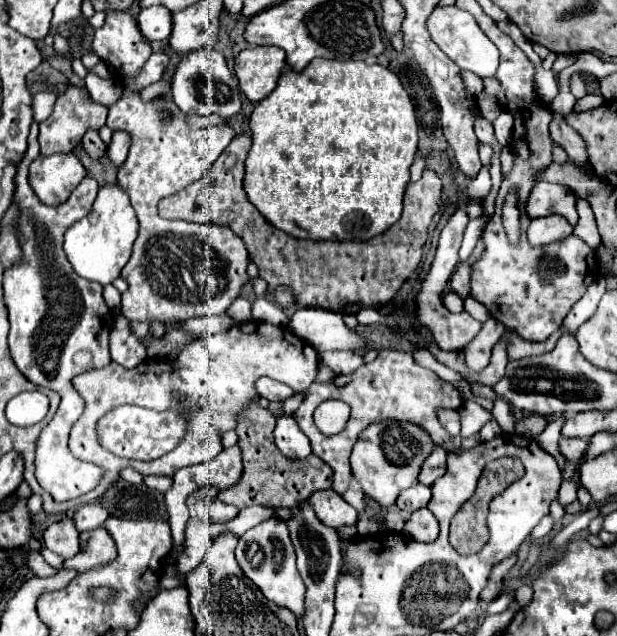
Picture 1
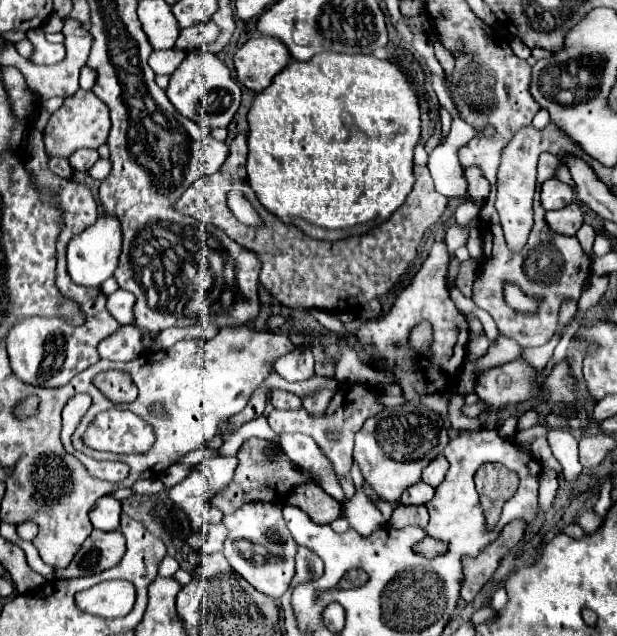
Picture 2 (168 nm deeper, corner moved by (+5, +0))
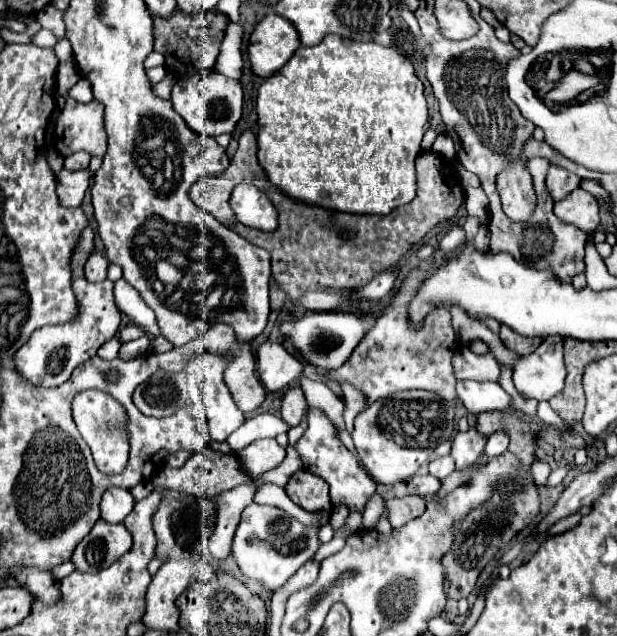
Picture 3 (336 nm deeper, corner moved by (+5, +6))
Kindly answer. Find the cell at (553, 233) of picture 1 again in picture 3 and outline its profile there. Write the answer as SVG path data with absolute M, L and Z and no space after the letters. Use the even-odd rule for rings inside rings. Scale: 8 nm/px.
M582 188L570 192L564 200L556 202L554 214L562 222L572 224L584 232L592 232L600 222L598 200L590 192L584 192Z

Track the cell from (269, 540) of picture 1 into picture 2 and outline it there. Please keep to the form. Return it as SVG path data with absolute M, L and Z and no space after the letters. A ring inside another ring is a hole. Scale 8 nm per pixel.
M250 502L246 506L240 506L234 514L226 516L224 524L228 528L224 556L230 566L258 592L270 598L280 598L288 590L294 576L294 556L298 548L282 518L282 504Z

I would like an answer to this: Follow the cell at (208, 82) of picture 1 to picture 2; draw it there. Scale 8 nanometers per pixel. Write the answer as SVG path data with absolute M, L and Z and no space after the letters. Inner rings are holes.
M210 52L188 54L178 70L170 76L166 94L182 116L206 128L226 128L240 106L240 84L232 78L230 70Z

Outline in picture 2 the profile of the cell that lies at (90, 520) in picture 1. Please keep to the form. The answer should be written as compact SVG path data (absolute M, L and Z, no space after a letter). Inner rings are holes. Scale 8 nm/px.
M102 496L90 510L90 522L98 530L116 530L122 514L122 502L114 496Z

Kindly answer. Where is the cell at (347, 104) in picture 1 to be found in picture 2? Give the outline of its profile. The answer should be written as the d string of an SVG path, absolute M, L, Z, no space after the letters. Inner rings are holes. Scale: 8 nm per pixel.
M266 36L250 38L234 54L238 80L250 90L262 90L248 112L250 152L246 168L250 186L266 210L282 222L302 228L312 238L340 240L364 234L386 222L404 204L414 186L412 152L420 138L418 96L396 64L372 54L320 52L306 62L290 60L292 56L284 42Z

